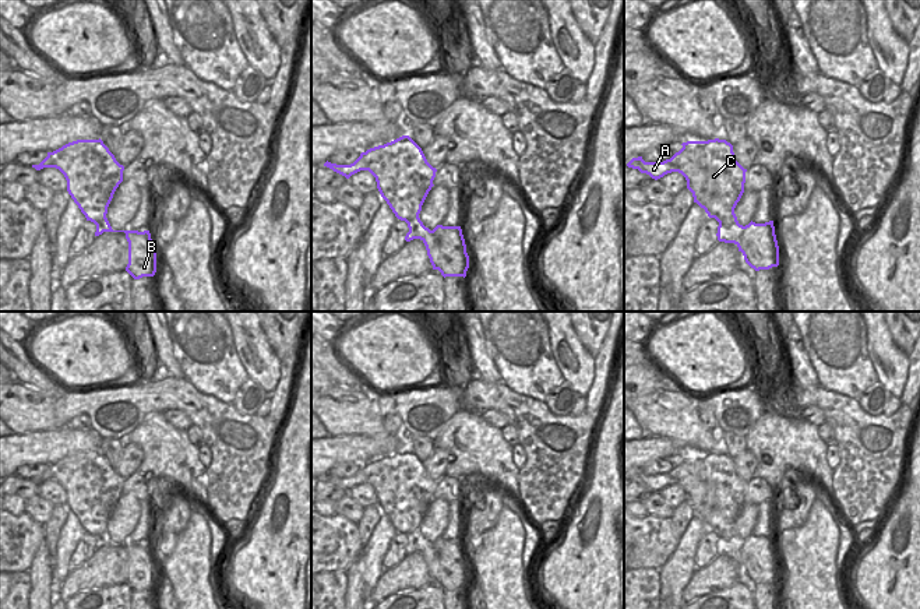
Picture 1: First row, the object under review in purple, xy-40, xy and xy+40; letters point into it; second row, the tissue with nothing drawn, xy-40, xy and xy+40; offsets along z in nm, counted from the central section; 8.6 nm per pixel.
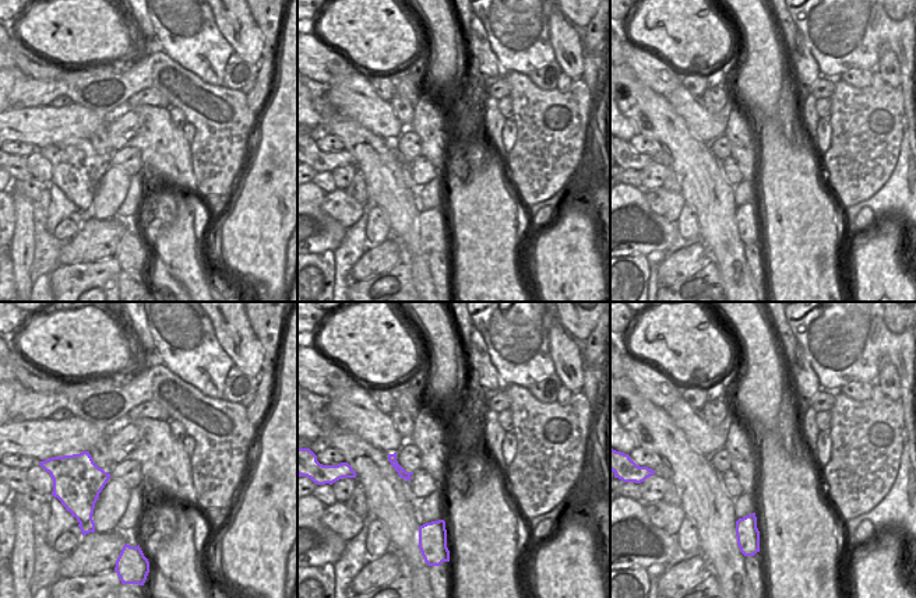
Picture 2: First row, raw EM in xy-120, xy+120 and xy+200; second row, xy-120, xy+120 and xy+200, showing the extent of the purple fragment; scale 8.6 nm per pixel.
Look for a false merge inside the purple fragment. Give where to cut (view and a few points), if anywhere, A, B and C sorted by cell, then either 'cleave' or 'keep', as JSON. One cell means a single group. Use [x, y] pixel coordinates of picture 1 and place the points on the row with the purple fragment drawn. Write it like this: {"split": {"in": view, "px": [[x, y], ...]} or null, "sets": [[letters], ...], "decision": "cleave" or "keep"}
{"split": {"in": "xy+40", "px": [[744, 226], [739, 249]]}, "sets": [["A", "C"], ["B"]], "decision": "cleave"}

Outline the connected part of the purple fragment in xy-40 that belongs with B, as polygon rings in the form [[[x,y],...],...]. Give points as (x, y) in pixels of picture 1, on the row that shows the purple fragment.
[[[124,230],[128,242],[128,264],[126,271],[134,278],[154,277],[156,272],[156,250],[149,230]]]

